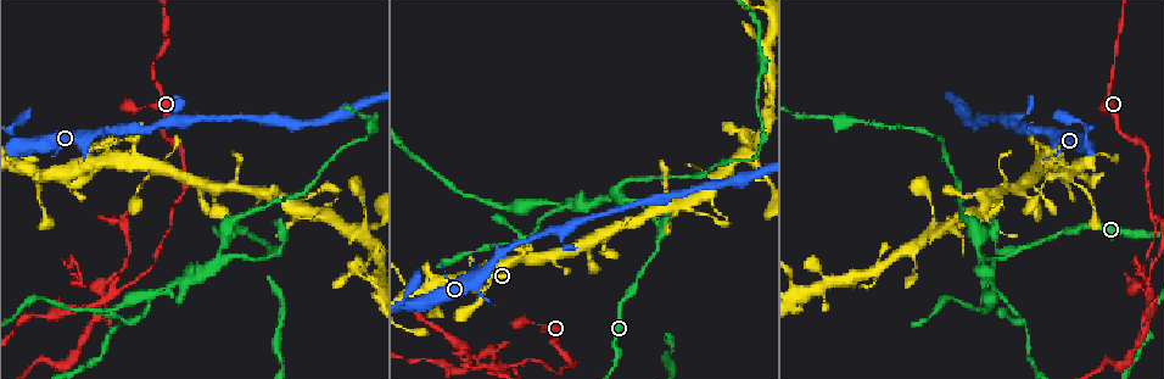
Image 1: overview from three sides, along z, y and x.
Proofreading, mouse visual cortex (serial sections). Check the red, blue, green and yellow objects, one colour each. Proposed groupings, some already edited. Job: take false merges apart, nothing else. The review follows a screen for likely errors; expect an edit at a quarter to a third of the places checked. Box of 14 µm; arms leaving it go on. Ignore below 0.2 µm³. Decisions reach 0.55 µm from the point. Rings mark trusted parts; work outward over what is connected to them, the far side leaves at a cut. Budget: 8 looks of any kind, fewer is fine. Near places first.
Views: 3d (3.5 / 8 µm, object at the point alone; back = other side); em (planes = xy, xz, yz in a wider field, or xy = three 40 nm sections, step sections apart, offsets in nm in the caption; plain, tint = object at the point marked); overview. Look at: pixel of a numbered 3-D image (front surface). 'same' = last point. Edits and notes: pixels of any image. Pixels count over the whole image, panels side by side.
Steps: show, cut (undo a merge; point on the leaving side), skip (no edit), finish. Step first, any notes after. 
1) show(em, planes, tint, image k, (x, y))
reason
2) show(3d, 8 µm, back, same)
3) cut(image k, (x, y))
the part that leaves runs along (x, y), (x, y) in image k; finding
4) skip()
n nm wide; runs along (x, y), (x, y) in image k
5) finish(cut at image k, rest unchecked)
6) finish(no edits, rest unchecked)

show(3d, 3.5 µm, image 1, (114, 287))
arms part here

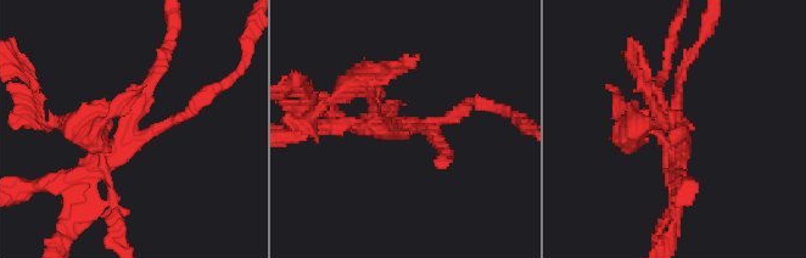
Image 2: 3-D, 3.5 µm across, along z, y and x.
show(em, xy, step 3, tint, image 2, (405, 129))
need the tissue

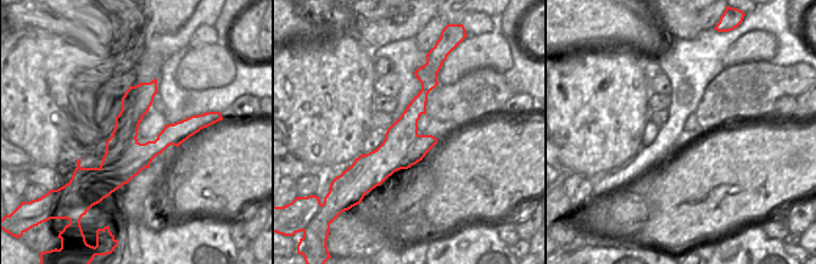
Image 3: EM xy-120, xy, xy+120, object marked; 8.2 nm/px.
show(em, xy, step 1, tint, same)

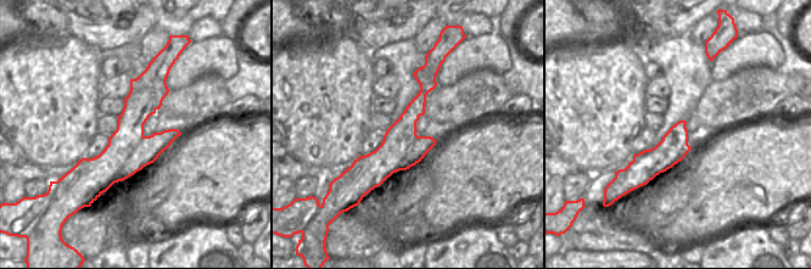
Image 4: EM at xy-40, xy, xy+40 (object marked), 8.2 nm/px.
cut(image 2, (648, 115))
340 nm wide; border along (144, 136), (119, 172), (118, 180) in image 4; a second cell is stuck on

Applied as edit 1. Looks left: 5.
show(3d, 8 µm, image 1, (20, 144))
branch point

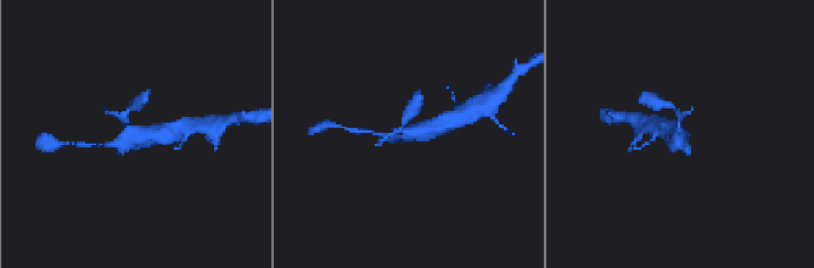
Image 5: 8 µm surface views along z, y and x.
show(3d, 3.5 µm, image 5, (408, 133))

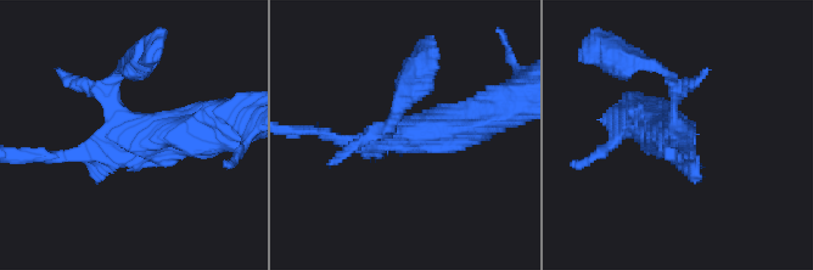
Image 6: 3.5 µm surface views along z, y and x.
show(em, xy, step 3, tint, image 6, (130, 131))
now the EM

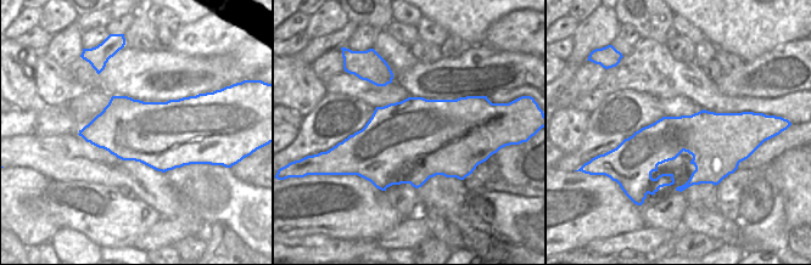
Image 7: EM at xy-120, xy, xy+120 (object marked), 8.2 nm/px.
skip()
runs along (209, 125), (135, 133), (113, 100), (121, 66) in image 6; one cell here

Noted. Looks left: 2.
finish(cut at image 2, rest unchecked)

